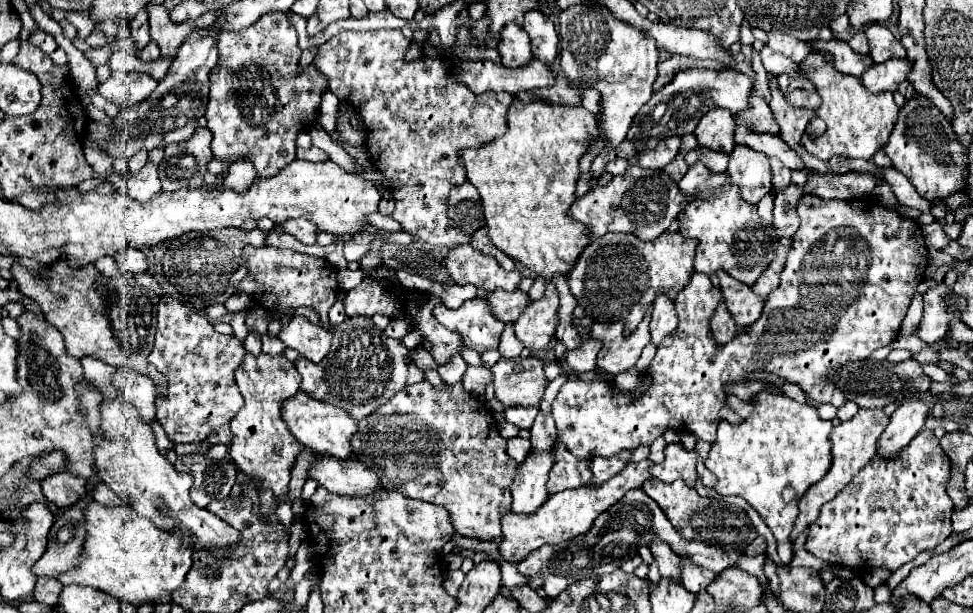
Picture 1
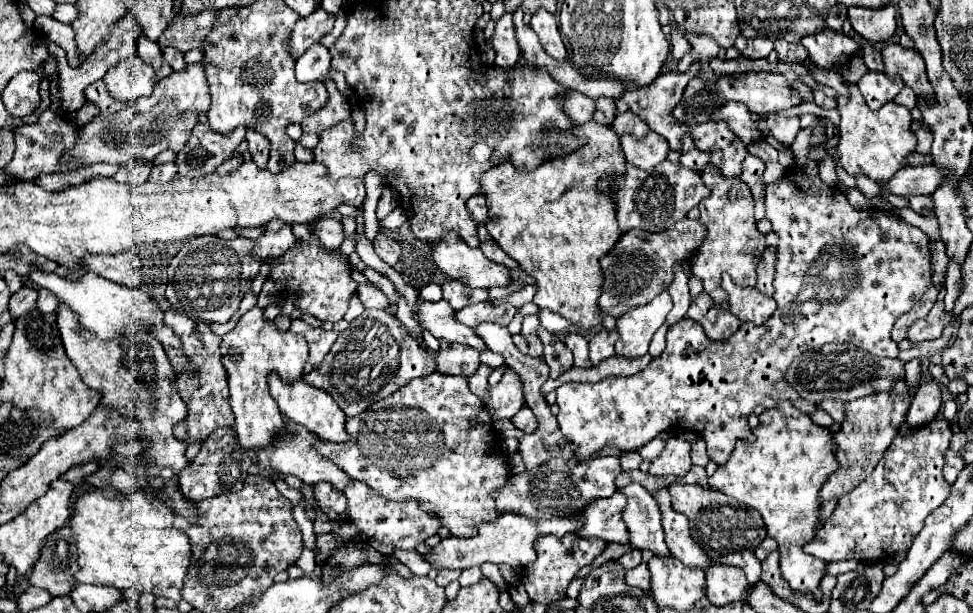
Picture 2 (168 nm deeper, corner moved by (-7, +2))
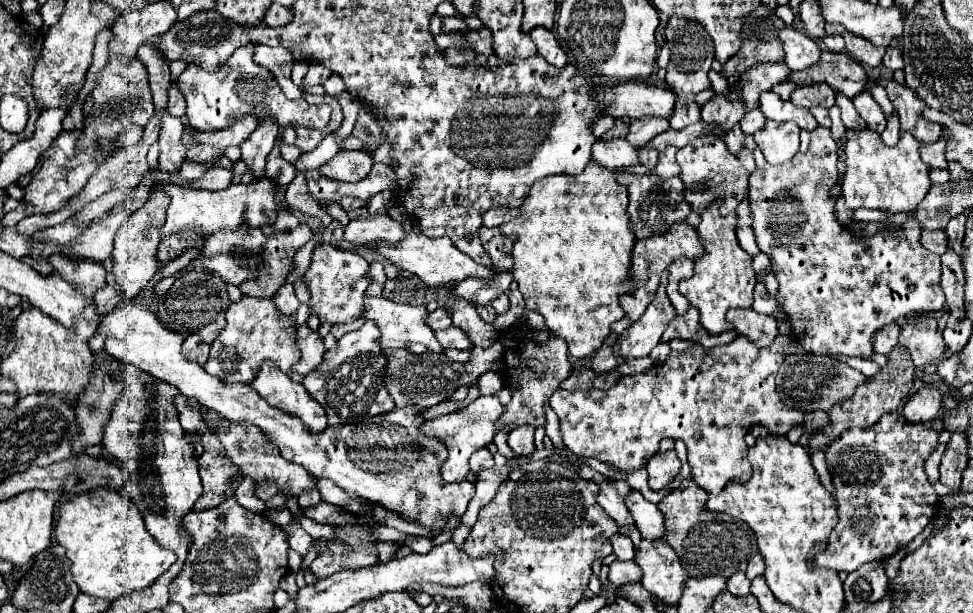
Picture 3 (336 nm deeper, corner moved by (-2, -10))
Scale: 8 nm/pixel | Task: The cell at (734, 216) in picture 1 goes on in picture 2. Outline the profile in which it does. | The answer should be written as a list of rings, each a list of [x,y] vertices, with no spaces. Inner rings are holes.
[[[711,163],[701,171],[701,179],[711,189],[711,195],[699,205],[699,221],[707,227],[707,237],[699,247],[701,251],[693,257],[689,271],[703,281],[705,293],[713,297],[715,305],[726,309],[726,292],[721,287],[723,273],[729,273],[735,285],[755,287],[755,269],[767,245],[765,235],[757,229],[757,221],[753,219],[753,195],[749,193],[749,187],[739,177],[723,177],[721,171]]]

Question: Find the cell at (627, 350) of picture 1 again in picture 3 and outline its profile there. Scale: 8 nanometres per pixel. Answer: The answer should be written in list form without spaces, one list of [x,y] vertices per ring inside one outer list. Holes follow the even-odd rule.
[[[668,271],[662,273],[662,283],[658,287],[658,293],[654,301],[646,307],[640,321],[632,323],[618,336],[620,355],[624,359],[648,357],[650,351],[658,345],[668,321],[676,317],[676,311],[672,309],[672,303],[668,301],[668,295],[666,295],[666,285],[668,285]]]

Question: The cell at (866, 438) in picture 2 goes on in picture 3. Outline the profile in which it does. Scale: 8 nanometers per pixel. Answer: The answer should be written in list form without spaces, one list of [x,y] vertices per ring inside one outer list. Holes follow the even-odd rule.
[[[896,345],[890,353],[888,353],[888,363],[882,367],[882,371],[874,377],[868,377],[862,385],[858,385],[856,393],[844,401],[844,405],[836,405],[836,409],[832,409],[832,413],[828,413],[828,425],[824,429],[820,429],[822,433],[810,437],[810,453],[818,451],[818,449],[826,449],[828,443],[836,437],[840,437],[842,431],[850,429],[850,427],[870,427],[874,425],[884,413],[896,411],[896,407],[906,401],[908,391],[912,389],[912,377],[914,377],[914,365],[912,365],[912,357],[908,357],[908,351],[904,349],[904,345]]]

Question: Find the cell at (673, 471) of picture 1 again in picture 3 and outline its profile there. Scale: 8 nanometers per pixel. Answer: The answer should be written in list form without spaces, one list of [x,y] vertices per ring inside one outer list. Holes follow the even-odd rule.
[[[664,451],[658,453],[656,457],[652,457],[646,465],[646,471],[650,475],[648,485],[650,489],[658,491],[662,487],[666,487],[680,471],[680,459],[676,457],[676,451]]]

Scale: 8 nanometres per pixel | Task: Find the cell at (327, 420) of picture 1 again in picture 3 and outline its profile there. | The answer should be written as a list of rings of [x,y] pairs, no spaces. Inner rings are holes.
[[[266,361],[260,367],[260,373],[252,381],[252,387],[272,407],[302,419],[310,433],[322,433],[328,427],[324,409],[320,409],[320,405],[316,405],[312,397],[308,397],[308,391],[300,383],[294,383],[286,373],[276,369],[272,361]]]

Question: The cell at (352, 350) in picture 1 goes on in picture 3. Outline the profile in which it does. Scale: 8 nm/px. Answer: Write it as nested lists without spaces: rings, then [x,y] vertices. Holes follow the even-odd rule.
[[[366,321],[358,331],[344,335],[334,349],[326,351],[320,369],[314,369],[304,377],[302,385],[308,389],[312,399],[324,407],[328,425],[358,423],[364,417],[388,413],[396,407],[384,387],[386,357],[380,353],[378,337],[380,331],[376,323]]]

